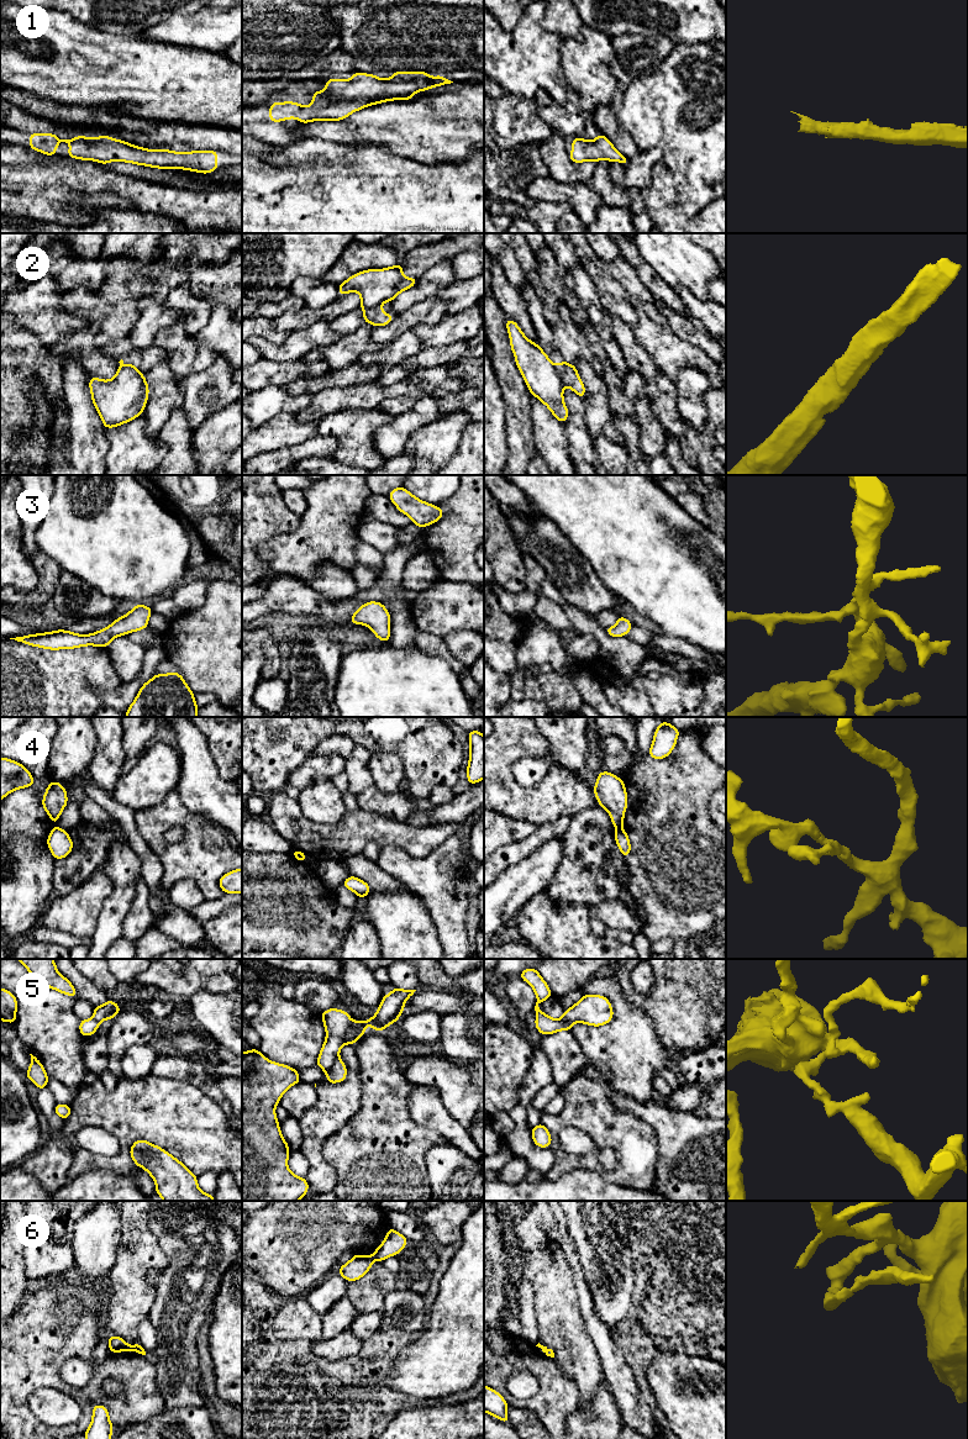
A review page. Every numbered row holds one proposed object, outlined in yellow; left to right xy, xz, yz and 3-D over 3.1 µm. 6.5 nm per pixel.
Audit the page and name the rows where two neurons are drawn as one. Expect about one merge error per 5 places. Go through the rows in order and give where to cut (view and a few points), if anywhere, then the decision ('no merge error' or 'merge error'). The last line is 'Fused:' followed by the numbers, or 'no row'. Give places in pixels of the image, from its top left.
1: no cut; no merge error
2: cut in yz along (553, 365), (564, 385); merge error
3: no cut; no merge error
4: cut in yz along (621, 827), (616, 831); merge error
5: cut in xz along (353, 1021), (342, 1044); merge error
6: cut in xz along (371, 1256), (373, 1260); merge error
Fused: 2, 4, 5, 6

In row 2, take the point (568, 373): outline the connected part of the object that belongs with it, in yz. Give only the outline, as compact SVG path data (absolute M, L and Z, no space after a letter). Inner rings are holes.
M564 359L554 367L563 381L563 385L570 388L583 400L585 397L585 386L579 378L577 367L567 363Z

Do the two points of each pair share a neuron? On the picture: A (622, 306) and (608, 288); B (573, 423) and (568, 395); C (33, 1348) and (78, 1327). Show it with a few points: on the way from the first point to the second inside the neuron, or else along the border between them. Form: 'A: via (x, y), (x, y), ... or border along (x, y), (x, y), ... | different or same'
A: via (617, 301), (613, 293) | same
B: via (573, 416), (573, 402) | same
C: via (45, 1337), (67, 1334) | same

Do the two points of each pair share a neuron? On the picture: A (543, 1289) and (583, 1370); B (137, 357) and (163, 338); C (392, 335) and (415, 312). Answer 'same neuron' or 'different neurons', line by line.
A: same neuron
B: different neurons
C: same neuron

